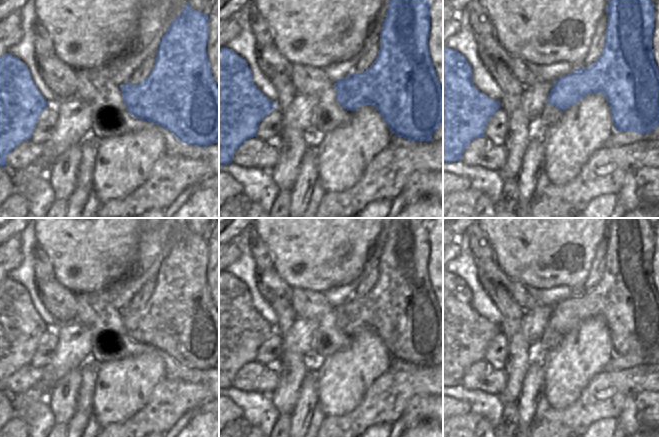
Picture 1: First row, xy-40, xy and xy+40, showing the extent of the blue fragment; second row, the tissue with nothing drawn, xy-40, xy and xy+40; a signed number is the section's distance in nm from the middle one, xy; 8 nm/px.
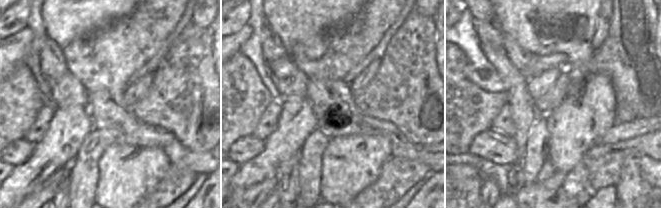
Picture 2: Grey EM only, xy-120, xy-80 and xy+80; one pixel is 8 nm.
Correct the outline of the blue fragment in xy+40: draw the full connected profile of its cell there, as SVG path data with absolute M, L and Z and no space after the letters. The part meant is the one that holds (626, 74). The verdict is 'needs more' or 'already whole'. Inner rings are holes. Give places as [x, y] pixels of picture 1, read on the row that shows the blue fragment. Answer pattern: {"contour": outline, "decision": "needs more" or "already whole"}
{"contour": "M608 0L608 24L602 54L589 66L557 79L547 103L565 111L591 93L601 93L610 106L614 129L643 135L659 125L659 68L654 60L654 3Z", "decision": "already whole"}

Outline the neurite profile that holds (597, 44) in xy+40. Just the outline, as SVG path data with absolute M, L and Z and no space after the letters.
M605 13L596 24L596 28L594 30L594 34L592 36L592 42L590 44L590 48L588 50L588 54L580 66L580 69L585 67L589 67L592 65L602 54L602 50L604 48L604 38L606 36L606 26L608 24L608 16Z

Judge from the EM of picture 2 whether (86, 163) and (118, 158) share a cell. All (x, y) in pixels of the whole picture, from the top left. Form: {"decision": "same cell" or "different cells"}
{"decision": "different cells"}

